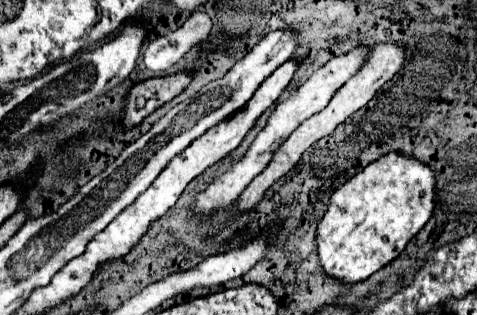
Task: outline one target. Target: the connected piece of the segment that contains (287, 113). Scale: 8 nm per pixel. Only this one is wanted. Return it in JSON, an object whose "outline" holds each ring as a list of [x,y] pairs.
{"outline":[[[360,44],[360,46],[356,46],[354,50],[350,50],[348,54],[342,54],[342,56],[332,58],[332,60],[326,62],[320,70],[316,70],[288,100],[280,102],[280,104],[276,106],[276,110],[272,112],[272,116],[268,118],[266,128],[256,136],[256,140],[252,142],[252,146],[250,146],[248,152],[244,154],[244,158],[242,158],[238,164],[234,164],[224,176],[216,178],[216,180],[208,186],[206,192],[198,194],[194,208],[196,208],[198,212],[212,212],[212,210],[216,210],[216,208],[220,208],[220,206],[228,206],[230,202],[234,202],[234,200],[242,194],[242,190],[244,190],[260,172],[264,172],[264,168],[272,162],[272,156],[274,156],[276,148],[280,148],[280,144],[284,144],[284,140],[288,140],[290,132],[294,132],[304,120],[308,120],[310,116],[318,114],[320,110],[324,110],[324,108],[328,106],[328,102],[332,100],[332,96],[348,82],[348,78],[354,76],[356,70],[360,70],[360,64],[364,64],[364,58],[368,58],[368,52],[370,52],[370,50],[372,50],[372,48]]]}

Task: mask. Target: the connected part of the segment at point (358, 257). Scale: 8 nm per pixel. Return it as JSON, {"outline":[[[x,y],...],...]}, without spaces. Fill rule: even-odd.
{"outline":[[[388,152],[340,186],[318,224],[318,256],[326,274],[340,282],[362,282],[388,262],[424,228],[434,212],[436,172],[414,156]]]}

